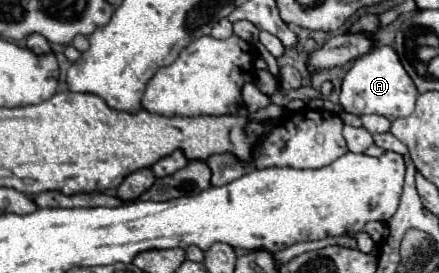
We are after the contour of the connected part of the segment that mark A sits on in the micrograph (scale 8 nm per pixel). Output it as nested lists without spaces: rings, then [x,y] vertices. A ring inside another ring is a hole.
[[[380,46],[354,60],[352,68],[346,72],[342,82],[340,106],[356,116],[380,114],[386,116],[388,120],[396,120],[414,112],[416,98],[418,90],[414,88],[410,76],[406,76],[406,70],[402,68],[396,52],[390,46]]]

